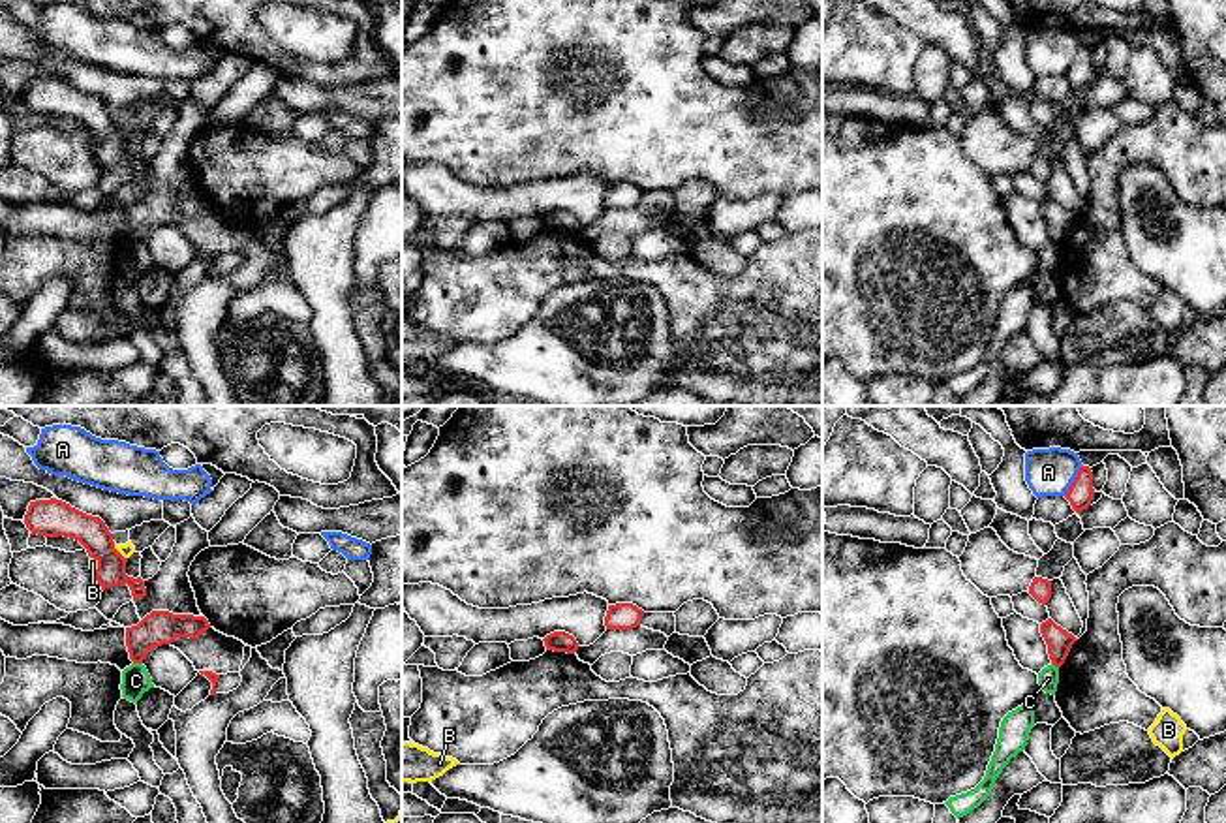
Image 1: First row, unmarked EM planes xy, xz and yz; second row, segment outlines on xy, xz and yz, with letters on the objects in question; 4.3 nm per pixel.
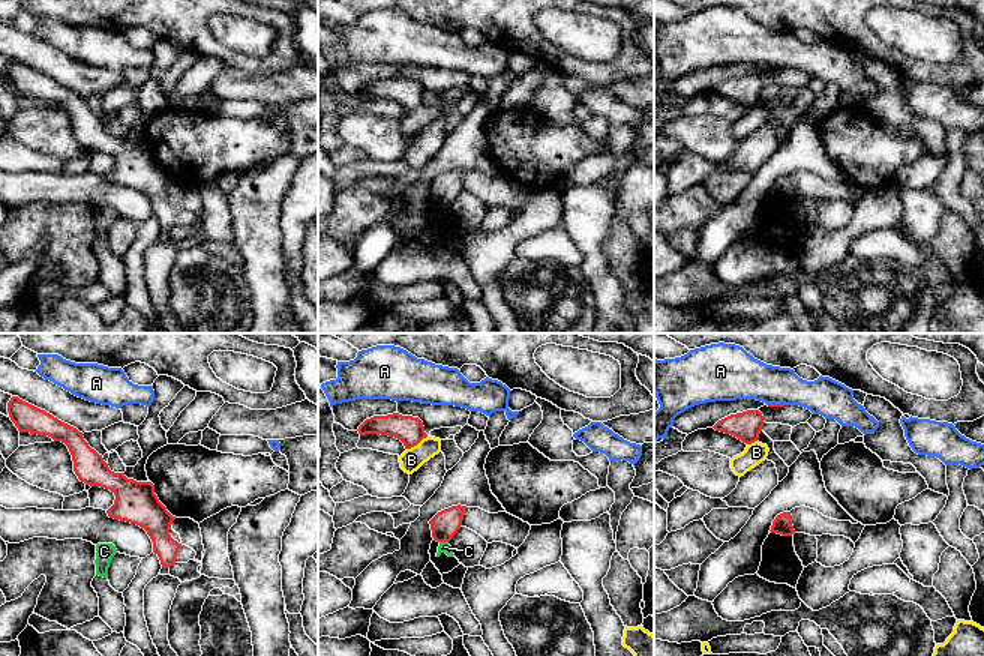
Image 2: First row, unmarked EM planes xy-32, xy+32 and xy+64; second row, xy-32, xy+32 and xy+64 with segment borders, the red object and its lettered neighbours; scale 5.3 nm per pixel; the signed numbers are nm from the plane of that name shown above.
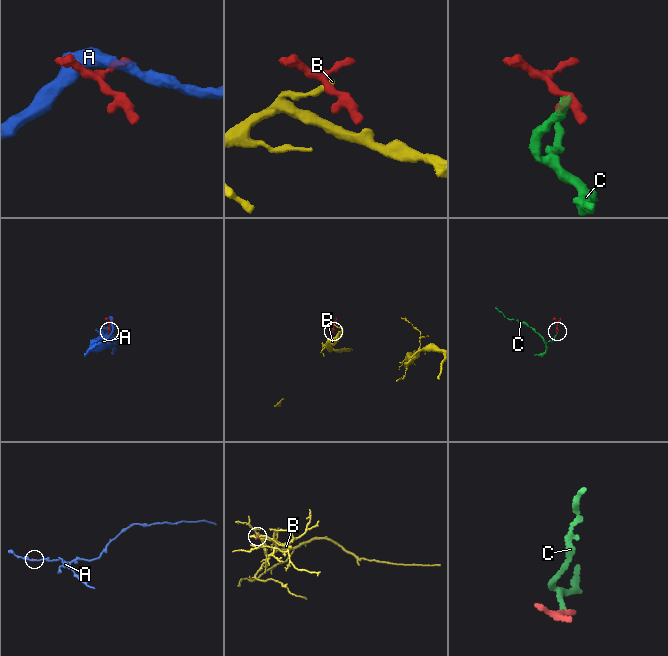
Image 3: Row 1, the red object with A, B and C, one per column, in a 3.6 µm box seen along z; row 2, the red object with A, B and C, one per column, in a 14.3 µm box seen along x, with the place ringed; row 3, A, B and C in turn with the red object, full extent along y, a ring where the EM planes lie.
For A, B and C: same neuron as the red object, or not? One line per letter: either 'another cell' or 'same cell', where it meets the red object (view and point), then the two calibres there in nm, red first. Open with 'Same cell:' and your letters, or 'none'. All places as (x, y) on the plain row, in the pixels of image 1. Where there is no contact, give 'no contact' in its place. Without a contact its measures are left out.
Same cell: none
A: another cell; meets red in yz at (1074, 59); 110 nm thick on the red side, 200 nm on the other
B: another cell; meets red in xy at (117, 130); 140 nm thick on the red side, 60 nm on the other
C: another cell; meets red in xy at (137, 241); 150 nm thick on the red side, 120 nm on the other

